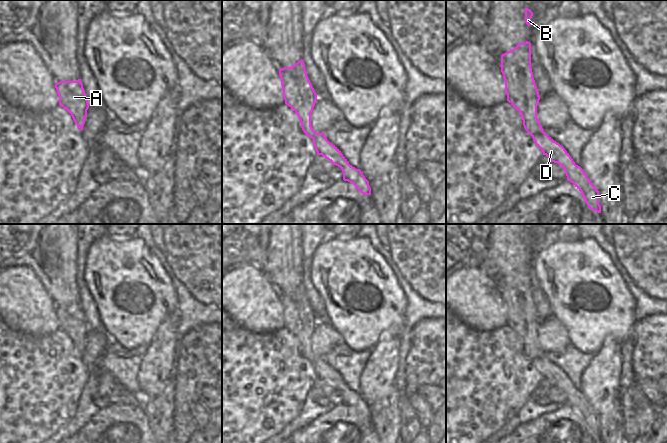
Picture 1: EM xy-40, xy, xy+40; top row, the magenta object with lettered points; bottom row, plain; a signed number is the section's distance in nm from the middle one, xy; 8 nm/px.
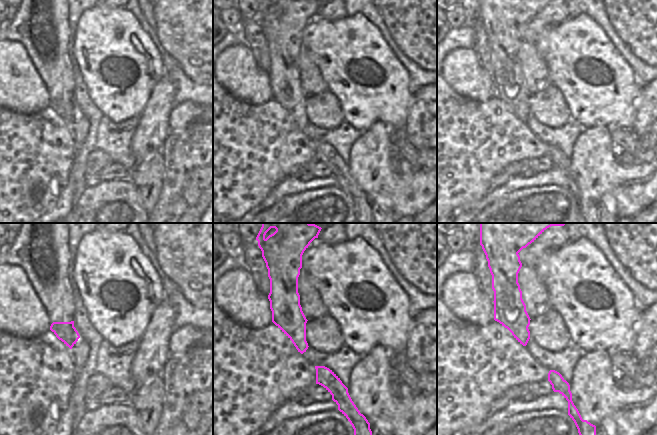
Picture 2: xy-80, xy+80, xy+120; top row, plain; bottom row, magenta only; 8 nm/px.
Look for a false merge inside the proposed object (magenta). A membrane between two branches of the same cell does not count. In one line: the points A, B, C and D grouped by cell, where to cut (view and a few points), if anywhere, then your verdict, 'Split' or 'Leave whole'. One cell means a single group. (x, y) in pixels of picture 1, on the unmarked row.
Groups: A B C D. No split. Leave whole.

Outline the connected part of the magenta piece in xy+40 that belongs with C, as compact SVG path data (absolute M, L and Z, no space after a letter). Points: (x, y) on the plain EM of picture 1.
M518 267L514 273L502 278L500 291L505 304L507 325L521 338L527 357L532 360L543 379L565 394L567 404L581 416L587 430L601 437L599 415L565 372L543 355L537 342L540 320L531 292L531 267Z

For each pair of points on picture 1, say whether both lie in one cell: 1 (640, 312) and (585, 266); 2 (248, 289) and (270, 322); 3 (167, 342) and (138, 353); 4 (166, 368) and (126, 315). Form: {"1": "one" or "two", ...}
{"1": "two", "2": "one", "3": "two", "4": "two"}

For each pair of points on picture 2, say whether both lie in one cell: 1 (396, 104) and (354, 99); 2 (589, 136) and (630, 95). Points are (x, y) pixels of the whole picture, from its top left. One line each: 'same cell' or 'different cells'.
1: same cell
2: different cells

